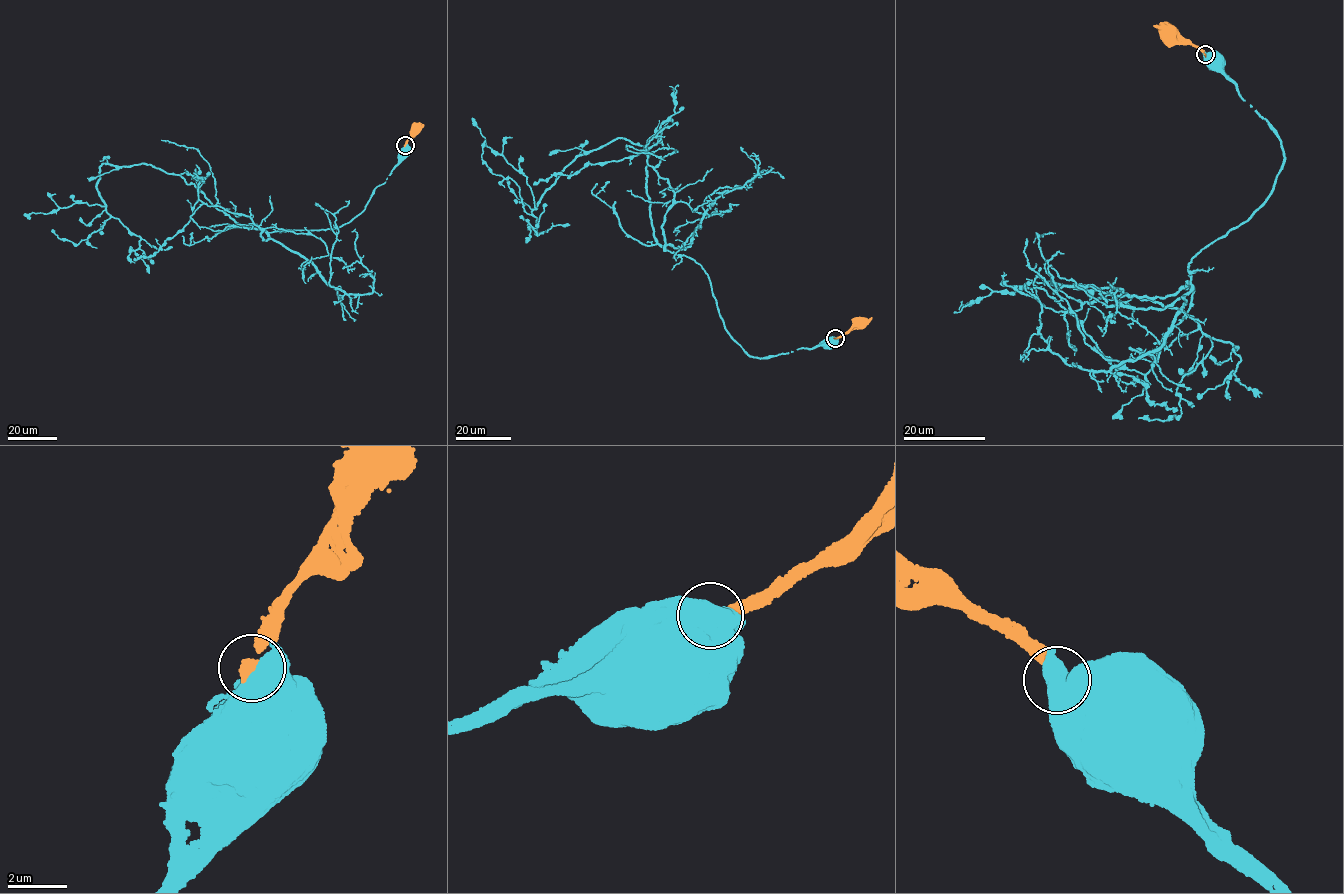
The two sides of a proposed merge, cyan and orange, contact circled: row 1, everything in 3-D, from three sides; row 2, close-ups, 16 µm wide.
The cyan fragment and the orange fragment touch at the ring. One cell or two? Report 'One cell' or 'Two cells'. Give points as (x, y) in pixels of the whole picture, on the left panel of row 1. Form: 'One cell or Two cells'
Two cells

